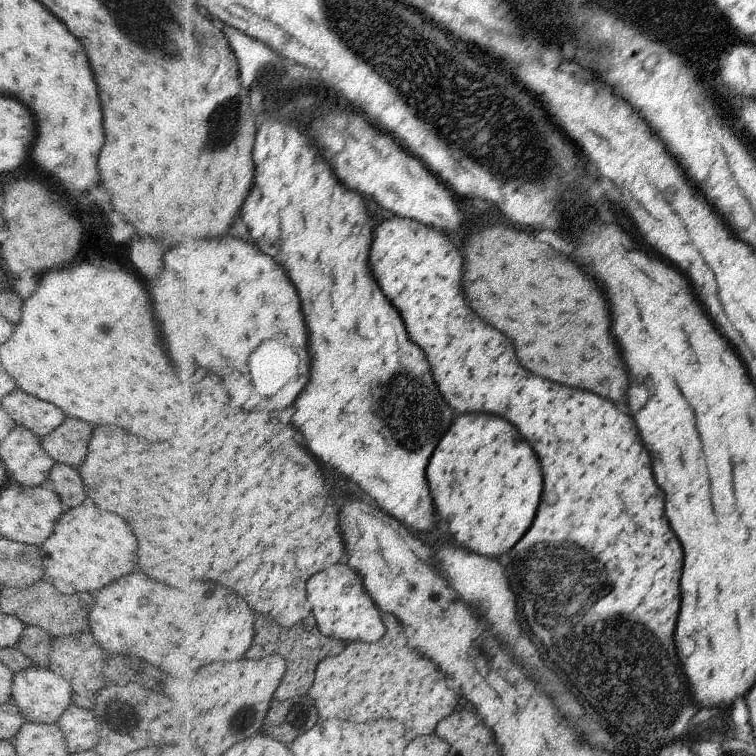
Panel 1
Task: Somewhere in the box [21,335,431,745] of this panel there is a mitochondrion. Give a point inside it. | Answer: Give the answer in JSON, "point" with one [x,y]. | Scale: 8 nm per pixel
{"point":[242,722]}

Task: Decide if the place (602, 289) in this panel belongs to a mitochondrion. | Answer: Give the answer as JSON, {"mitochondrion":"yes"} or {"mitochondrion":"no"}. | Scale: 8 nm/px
{"mitochondrion":"no"}

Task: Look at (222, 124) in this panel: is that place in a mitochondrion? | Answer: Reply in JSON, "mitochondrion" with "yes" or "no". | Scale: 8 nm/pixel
{"mitochondrion":"yes"}

